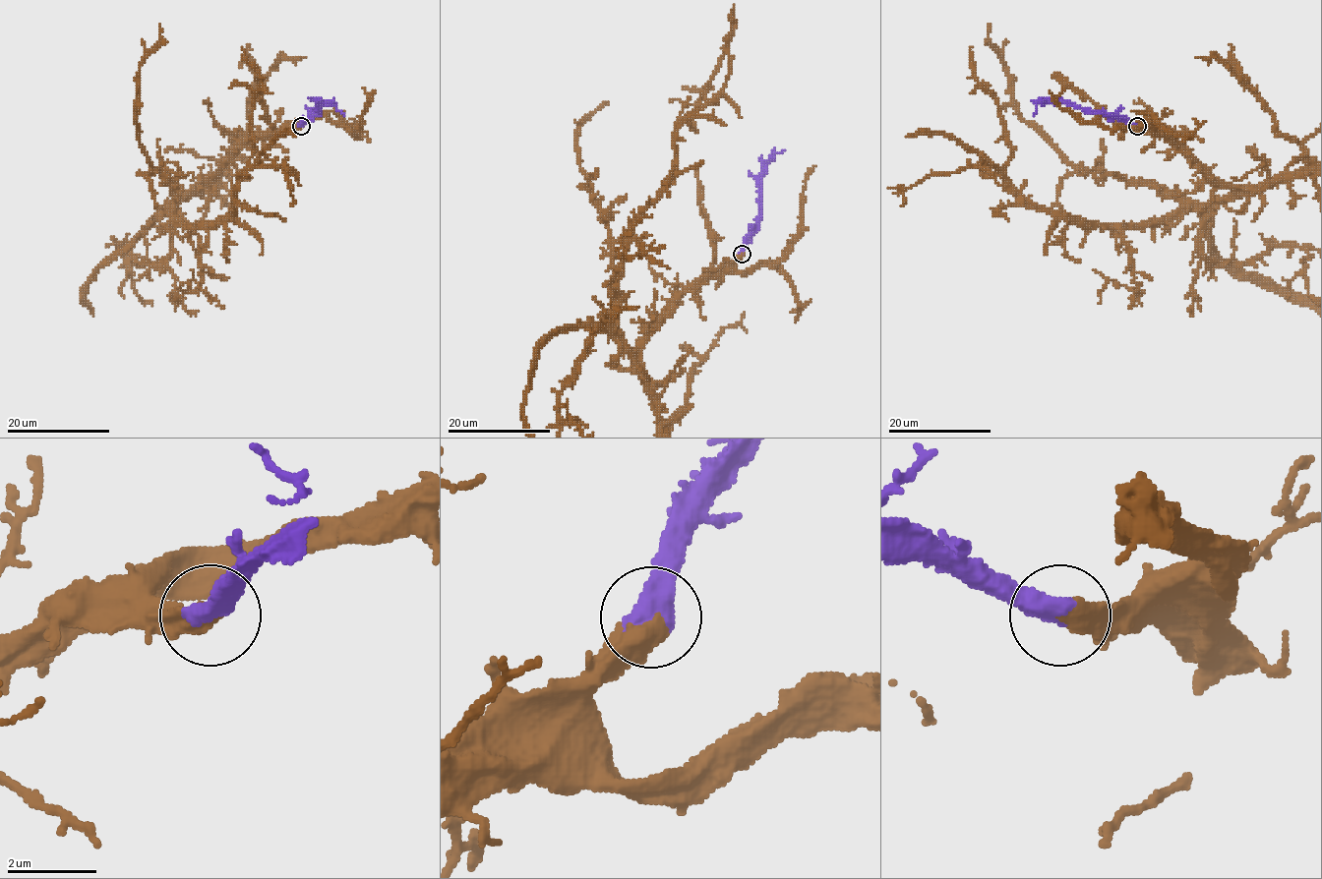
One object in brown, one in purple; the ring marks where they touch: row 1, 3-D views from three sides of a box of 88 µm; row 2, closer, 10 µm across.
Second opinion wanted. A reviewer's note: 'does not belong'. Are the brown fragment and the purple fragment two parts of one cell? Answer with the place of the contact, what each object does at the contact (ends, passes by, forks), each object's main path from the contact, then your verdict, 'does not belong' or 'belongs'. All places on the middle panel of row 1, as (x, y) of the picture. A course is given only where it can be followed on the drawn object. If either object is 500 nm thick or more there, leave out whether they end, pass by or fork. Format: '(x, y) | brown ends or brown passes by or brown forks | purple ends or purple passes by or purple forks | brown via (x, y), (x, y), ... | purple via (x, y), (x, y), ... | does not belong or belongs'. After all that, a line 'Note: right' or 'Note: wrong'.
(742, 254) | brown via (742, 254), (708, 268), (634, 348), (576, 326), (551, 335), (535, 360), (524, 430) | purple via (742, 254), (757, 222), (761, 177), (766, 162), (785, 149) | belongs
Note: wrong

